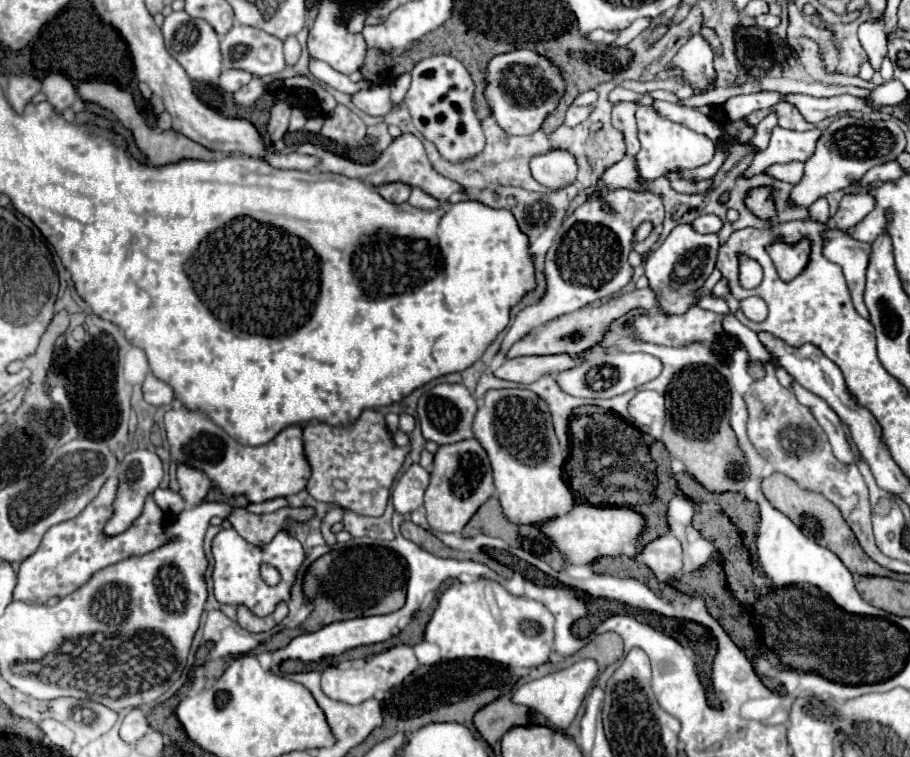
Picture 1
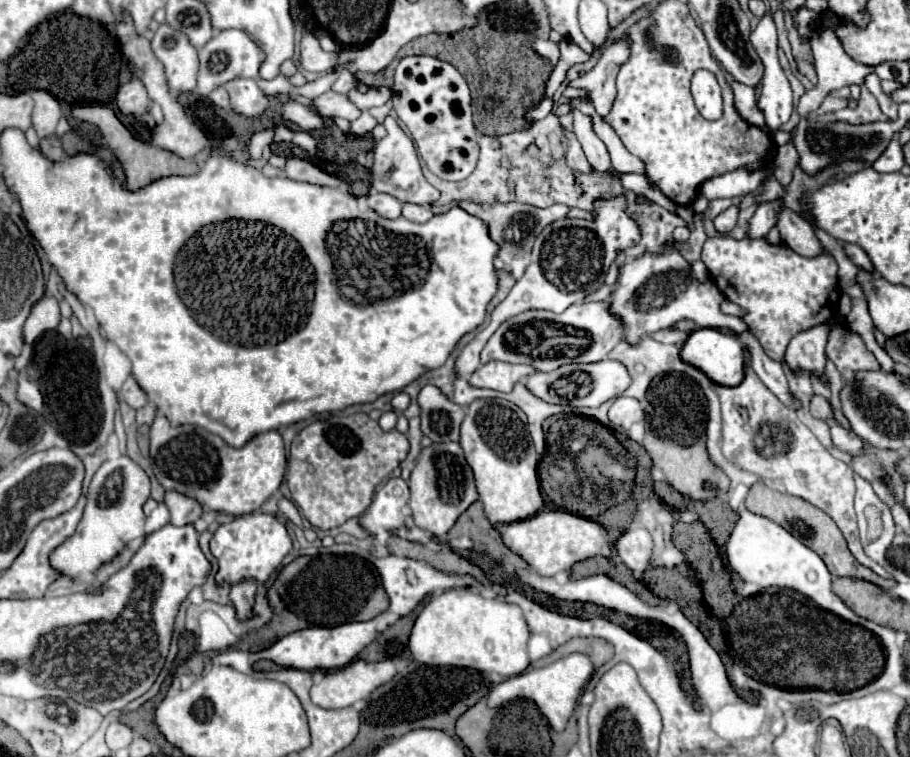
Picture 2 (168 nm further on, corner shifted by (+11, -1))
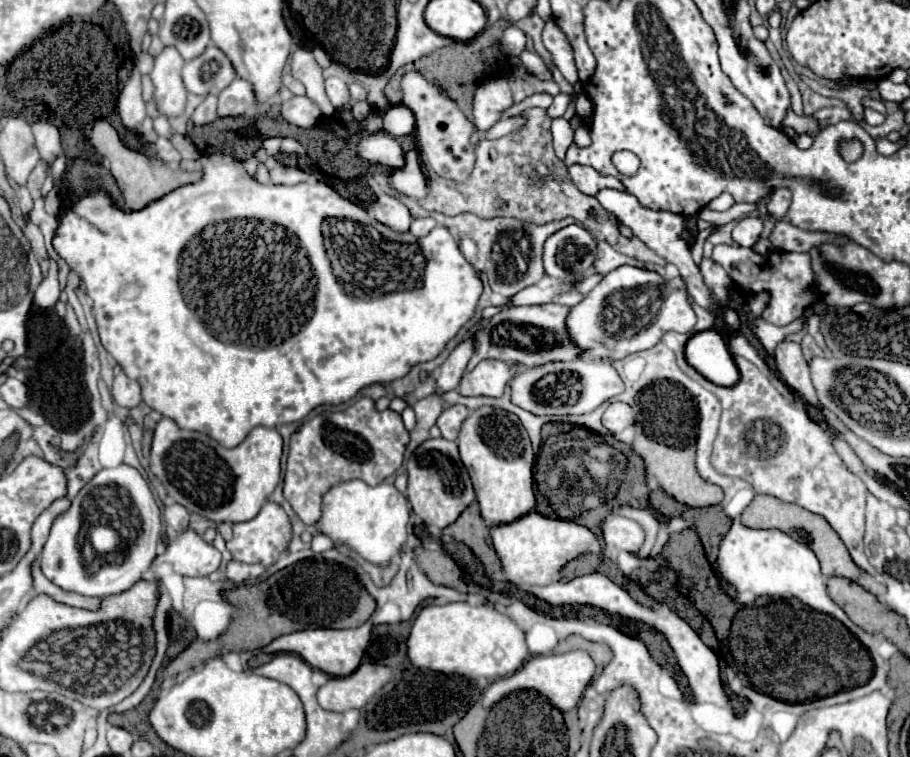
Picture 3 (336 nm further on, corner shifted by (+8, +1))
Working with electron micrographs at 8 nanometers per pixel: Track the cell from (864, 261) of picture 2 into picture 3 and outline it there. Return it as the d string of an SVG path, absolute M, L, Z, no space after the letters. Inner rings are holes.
M780 220L780 222L776 222L768 240L772 242L776 252L808 252L808 248L812 244L820 244L820 240L838 242L838 236L820 234L820 232L804 232L802 228L796 228L796 226L788 224L786 220Z

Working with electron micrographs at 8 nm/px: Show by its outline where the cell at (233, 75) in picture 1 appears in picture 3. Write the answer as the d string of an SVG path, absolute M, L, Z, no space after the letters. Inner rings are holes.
M232 80L220 94L218 94L218 118L226 116L242 116L248 110L260 110L256 100L252 100L252 84L246 80Z

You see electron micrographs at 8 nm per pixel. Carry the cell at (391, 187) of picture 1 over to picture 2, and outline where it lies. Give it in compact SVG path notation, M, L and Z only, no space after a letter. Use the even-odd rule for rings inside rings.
M371 192L367 196L367 204L383 218L397 218L401 214L401 206L403 206L397 198L393 198L389 194L379 194L379 192Z

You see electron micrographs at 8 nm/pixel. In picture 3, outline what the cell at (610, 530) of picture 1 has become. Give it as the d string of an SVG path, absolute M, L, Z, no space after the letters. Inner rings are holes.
M530 512L512 524L498 524L490 528L490 536L504 576L514 586L546 586L558 578L562 566L572 558L586 552L600 552L600 542L588 528L570 520L550 520L538 512Z

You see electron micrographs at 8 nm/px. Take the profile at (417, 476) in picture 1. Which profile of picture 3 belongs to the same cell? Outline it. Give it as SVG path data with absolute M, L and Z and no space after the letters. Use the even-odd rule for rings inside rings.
M348 480L334 484L322 496L322 516L316 522L316 530L318 534L328 536L334 542L334 548L346 546L376 566L388 566L394 556L402 554L408 516L408 500L396 490L396 486L368 486L362 480Z

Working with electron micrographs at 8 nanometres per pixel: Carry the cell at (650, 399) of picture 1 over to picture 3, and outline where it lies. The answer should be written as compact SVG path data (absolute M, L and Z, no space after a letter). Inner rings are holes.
M612 402L612 404L606 408L604 416L602 416L604 428L606 428L610 434L614 434L614 436L616 436L618 432L622 432L624 428L632 426L634 422L636 422L634 410L632 410L632 406L628 406L628 404L624 404L624 402Z

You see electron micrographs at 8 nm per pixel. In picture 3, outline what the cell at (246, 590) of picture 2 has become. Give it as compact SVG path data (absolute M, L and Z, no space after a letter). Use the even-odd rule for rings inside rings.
M230 560L226 564L226 572L228 572L228 578L232 582L244 582L248 578L258 578L266 568L262 564L244 564L244 562L238 562L238 560Z

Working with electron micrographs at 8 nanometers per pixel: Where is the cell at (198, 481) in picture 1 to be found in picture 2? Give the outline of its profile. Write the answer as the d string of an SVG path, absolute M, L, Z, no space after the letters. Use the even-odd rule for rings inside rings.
M169 490L165 494L165 504L171 512L171 524L175 526L193 524L203 514L203 506L195 498L179 494L175 490Z

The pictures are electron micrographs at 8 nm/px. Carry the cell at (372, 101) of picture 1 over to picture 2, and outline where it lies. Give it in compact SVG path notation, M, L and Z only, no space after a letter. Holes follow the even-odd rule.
M325 92L323 96L319 96L317 100L313 100L313 108L317 110L317 114L321 116L341 116L345 120L357 120L361 116L361 110L349 100L347 94L339 94L339 92Z

